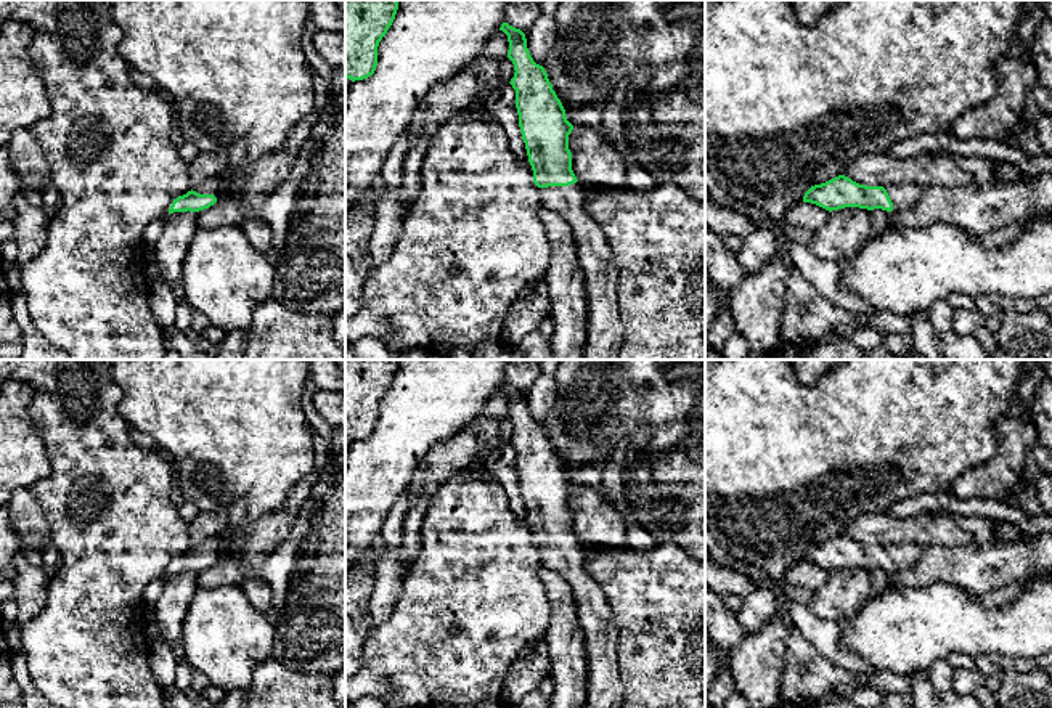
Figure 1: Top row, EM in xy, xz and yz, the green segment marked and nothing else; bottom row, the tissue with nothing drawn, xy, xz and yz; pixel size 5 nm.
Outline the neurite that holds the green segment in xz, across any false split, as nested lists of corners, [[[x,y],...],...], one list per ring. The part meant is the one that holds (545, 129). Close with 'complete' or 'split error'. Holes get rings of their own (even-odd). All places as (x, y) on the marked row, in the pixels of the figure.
[[[503,22],[499,31],[508,35],[508,58],[514,64],[511,85],[516,90],[519,127],[525,143],[533,183],[541,189],[544,207],[561,214],[572,226],[577,255],[586,278],[588,331],[583,360],[615,360],[623,342],[623,324],[618,316],[618,271],[612,263],[612,252],[601,226],[585,212],[586,191],[572,170],[569,135],[573,125],[565,117],[565,109],[557,98],[543,66],[536,64],[527,48],[525,34]]] | split error

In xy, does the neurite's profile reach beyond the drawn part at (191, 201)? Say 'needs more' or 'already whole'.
needs more

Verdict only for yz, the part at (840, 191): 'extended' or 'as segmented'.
extended

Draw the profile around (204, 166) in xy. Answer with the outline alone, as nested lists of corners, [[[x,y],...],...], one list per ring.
[[[228,149],[214,153],[199,153],[188,164],[188,180],[191,189],[201,186],[209,178],[222,177],[222,173],[226,169],[228,157],[230,157]]]

